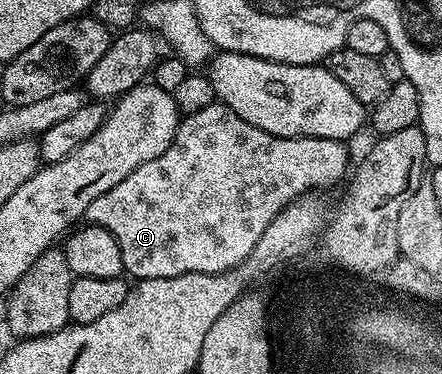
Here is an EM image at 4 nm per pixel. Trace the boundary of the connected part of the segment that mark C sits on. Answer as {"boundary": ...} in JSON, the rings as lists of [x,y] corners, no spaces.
{"boundary":[[[216,101],[197,113],[182,116],[171,147],[161,157],[153,157],[153,161],[145,161],[133,169],[113,189],[101,193],[89,205],[85,219],[88,224],[113,233],[121,249],[123,270],[132,280],[177,277],[185,273],[216,275],[245,261],[273,219],[295,199],[318,192],[318,187],[331,187],[343,174],[346,176],[347,146],[342,139],[286,139],[265,133],[265,129],[249,125],[249,121]]]}

